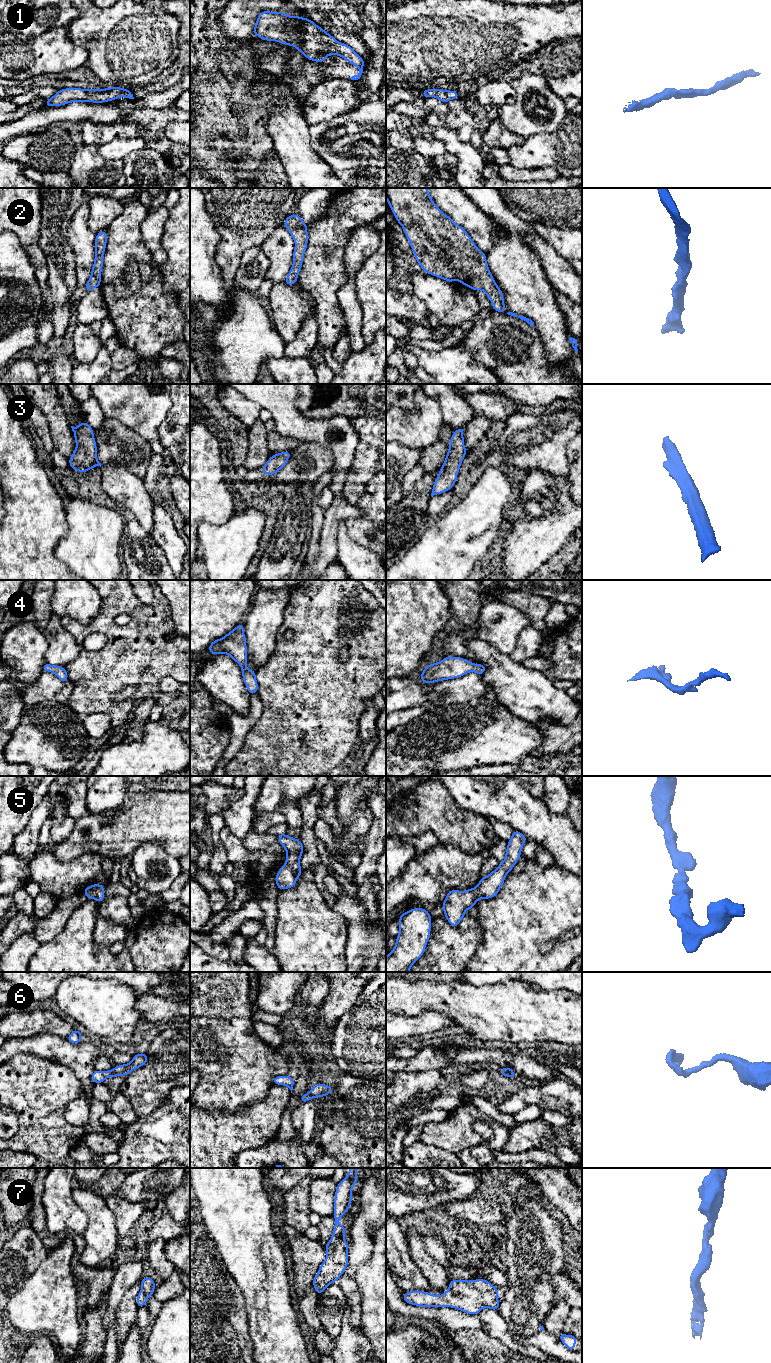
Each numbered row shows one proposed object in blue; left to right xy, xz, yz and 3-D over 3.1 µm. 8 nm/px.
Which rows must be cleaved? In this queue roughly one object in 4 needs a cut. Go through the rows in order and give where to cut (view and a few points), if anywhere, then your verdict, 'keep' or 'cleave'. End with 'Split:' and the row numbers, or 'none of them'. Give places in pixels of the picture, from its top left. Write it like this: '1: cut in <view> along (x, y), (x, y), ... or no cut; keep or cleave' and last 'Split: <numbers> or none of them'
1: no cut; keep
2: no cut; keep
3: no cut; keep
4: no cut; keep
5: no cut; keep
6: no cut; keep
7: no cut; keep
Split: none of them

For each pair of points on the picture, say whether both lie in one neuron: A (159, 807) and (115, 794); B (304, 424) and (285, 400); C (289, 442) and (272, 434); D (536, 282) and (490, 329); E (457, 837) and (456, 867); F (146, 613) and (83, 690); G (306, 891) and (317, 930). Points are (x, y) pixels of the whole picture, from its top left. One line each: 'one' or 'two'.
A: two
B: one
C: one
D: two
E: two
F: one
G: one

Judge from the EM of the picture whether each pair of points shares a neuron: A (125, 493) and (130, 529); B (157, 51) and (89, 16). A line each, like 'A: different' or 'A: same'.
A: different
B: same

